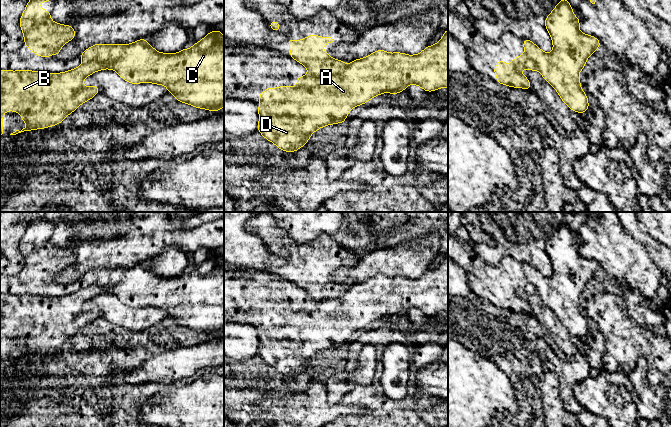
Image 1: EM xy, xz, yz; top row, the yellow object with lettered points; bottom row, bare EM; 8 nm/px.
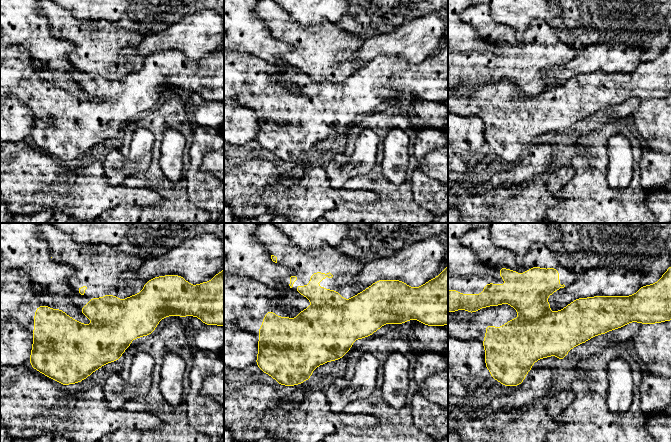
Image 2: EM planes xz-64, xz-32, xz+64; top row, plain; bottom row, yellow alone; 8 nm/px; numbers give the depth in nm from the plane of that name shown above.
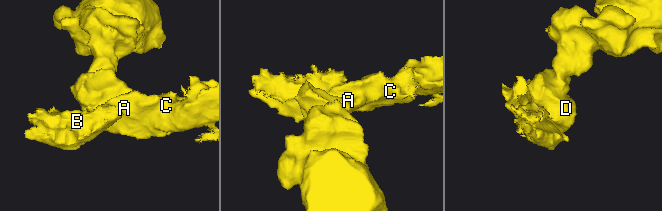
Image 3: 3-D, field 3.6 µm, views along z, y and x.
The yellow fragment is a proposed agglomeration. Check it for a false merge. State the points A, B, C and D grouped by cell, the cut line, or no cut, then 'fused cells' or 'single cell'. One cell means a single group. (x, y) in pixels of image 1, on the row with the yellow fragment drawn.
A C D / B | xz (347, 65), (335, 73), (309, 74) | fused cells

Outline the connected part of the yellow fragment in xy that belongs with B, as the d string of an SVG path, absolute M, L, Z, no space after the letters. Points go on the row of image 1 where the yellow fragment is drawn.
M87 62L62 73L44 73L23 69L17 71L0 70L0 136L5 136L3 114L6 111L20 113L21 119L27 124L21 131L16 130L10 135L58 125L81 104L99 93L97 85L84 87L83 80L103 69L106 69L106 66L101 62Z

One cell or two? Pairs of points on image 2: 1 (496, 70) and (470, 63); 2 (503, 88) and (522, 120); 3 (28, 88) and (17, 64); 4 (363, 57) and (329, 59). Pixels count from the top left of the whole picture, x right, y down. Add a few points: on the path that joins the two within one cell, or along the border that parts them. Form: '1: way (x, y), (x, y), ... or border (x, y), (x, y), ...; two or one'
1: way (490, 68), (476, 67); one
2: way (503, 96), (503, 99), (515, 112); one
3: way (20, 87), (17, 86), (17, 72); one
4: border (357, 48), (351, 52), (342, 52), (334, 64); two

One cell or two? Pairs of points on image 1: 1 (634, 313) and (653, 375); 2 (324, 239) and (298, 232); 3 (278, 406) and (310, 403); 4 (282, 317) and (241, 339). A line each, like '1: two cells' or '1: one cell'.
1: two cells
2: two cells
3: one cell
4: two cells

